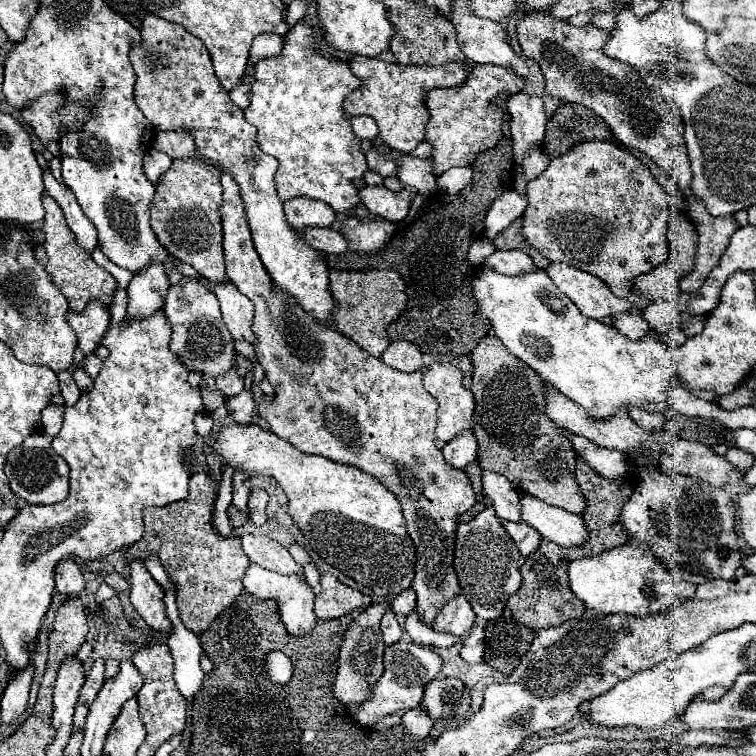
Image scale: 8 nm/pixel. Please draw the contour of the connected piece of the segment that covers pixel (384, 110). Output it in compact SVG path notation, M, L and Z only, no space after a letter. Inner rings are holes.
M355 57L351 71L363 81L363 85L345 99L345 115L369 115L379 125L379 137L395 151L411 153L425 135L429 111L425 107L425 93L435 87L455 87L467 79L469 63L445 63L441 67L427 65L399 65L385 63L371 57Z

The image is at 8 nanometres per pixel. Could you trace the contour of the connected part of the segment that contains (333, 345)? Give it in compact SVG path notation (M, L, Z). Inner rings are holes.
M223 173L223 205L219 209L223 223L223 249L229 281L251 299L255 305L253 333L257 335L255 353L265 369L265 377L275 389L273 403L257 403L257 411L269 423L271 431L281 439L289 441L293 447L323 455L331 461L359 467L361 471L379 479L401 503L403 517L407 519L407 533L411 535L417 547L415 561L415 579L413 589L417 593L417 613L431 625L437 617L437 611L443 603L453 599L461 589L453 569L453 547L455 547L455 529L457 517L475 505L473 487L461 469L453 469L445 463L441 451L435 447L435 427L437 427L437 401L423 387L423 373L401 373L393 367L387 367L381 359L371 357L367 351L361 351L357 343L345 335L333 331L331 327L317 325L289 295L275 291L273 283L261 259L253 247L245 205L239 195L235 179Z

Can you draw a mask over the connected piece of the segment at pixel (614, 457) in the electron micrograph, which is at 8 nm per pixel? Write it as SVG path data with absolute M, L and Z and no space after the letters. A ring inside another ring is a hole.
M571 439L575 451L579 455L585 457L585 461L595 467L597 473L601 473L607 479L615 479L619 475L627 473L627 463L625 463L625 455L623 453L613 453L609 449L597 447L591 441L585 439Z

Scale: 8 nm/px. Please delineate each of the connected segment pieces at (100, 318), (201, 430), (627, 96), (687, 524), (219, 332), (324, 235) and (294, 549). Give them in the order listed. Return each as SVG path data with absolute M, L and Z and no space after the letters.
M91 301L85 307L85 311L81 311L81 313L67 315L67 323L77 333L77 347L85 355L91 355L99 347L107 327L109 327L109 319L111 319L109 311L97 301Z
M207 411L197 413L197 417L195 417L195 429L197 429L197 433L199 433L201 437L205 438L211 435L211 431L213 431L213 419L209 417Z
M531 13L517 23L517 35L523 55L531 57L541 67L549 95L595 111L625 147L649 155L669 177L675 179L679 189L689 195L689 183L693 177L683 141L679 107L649 89L633 67L603 55L609 33L595 29L591 23L577 29L567 21L553 19L549 13Z
M641 469L639 485L625 503L621 521L631 539L647 543L655 557L683 581L701 585L709 579L733 579L741 565L733 499L699 477L671 477L655 469Z
M185 277L181 279L181 283L169 287L163 311L173 327L171 351L189 367L189 371L201 371L205 375L201 383L205 409L213 411L221 407L225 395L215 387L215 379L235 365L235 349L233 349L233 339L223 323L215 293L209 287L205 287L201 281Z
M313 227L313 229L299 231L299 237L305 239L307 243L311 243L313 249L323 251L327 255L329 253L347 253L347 251L351 251L347 239L339 231L333 231L333 229Z
M293 543L291 547L289 547L289 553L291 553L291 557L303 567L303 565L309 565L309 563L313 563L311 561L311 557L309 557L309 553L299 545L299 543Z

